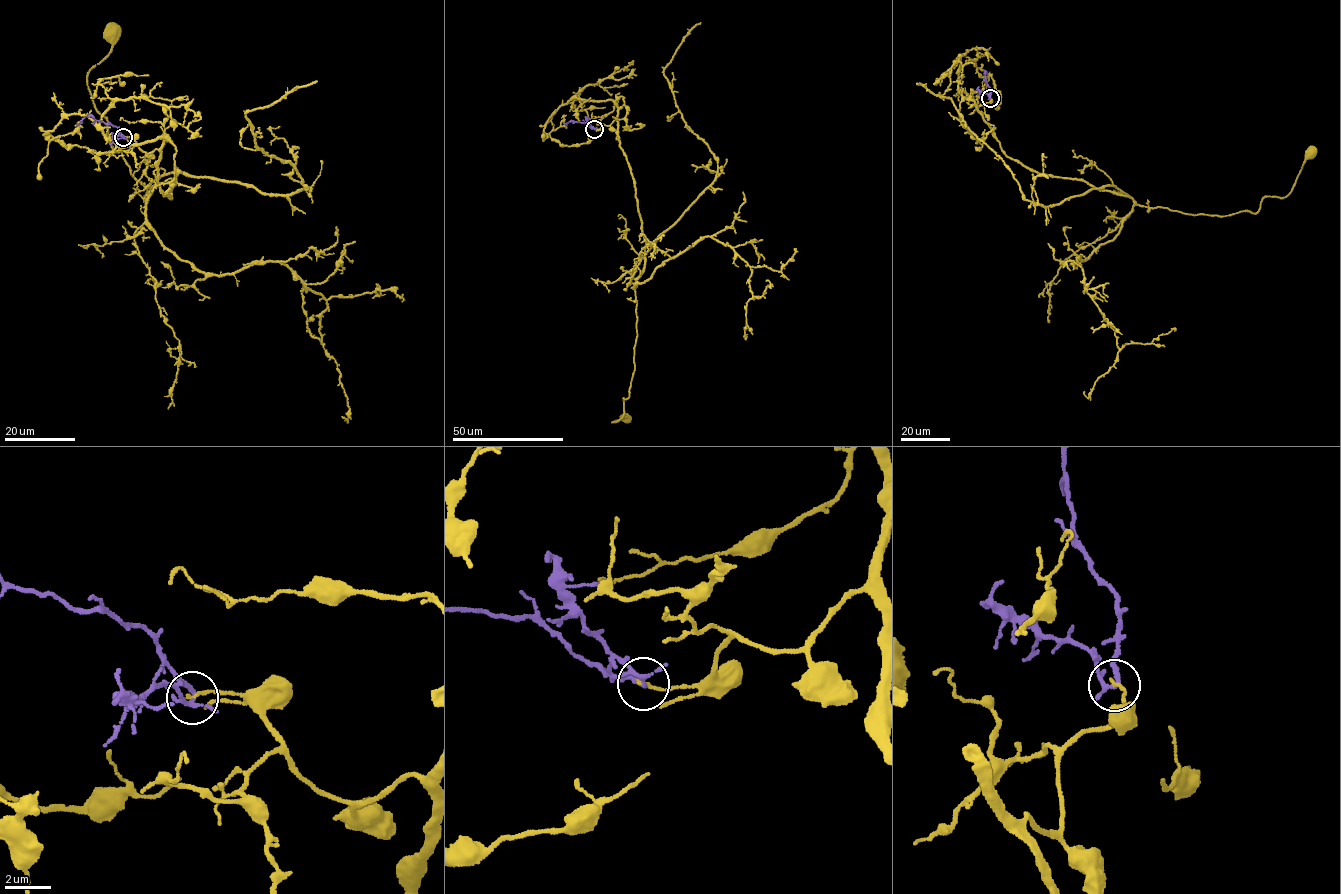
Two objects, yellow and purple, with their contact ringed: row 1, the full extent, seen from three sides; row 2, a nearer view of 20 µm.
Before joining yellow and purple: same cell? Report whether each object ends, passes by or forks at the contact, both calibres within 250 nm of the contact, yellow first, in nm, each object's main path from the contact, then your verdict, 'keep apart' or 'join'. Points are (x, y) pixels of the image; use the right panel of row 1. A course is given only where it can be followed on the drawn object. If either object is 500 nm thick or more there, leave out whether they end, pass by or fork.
yellow ends there; purple forks there; 140 nm thick on the yellow side, 170 nm on the other; yellow runs (990, 97), (982, 114), (1007, 156), (1153, 208), (1257, 213), (1264, 197), (1287, 196), (1308, 152); purple runs (990, 97), (985, 70), (983, 73); keep apart

